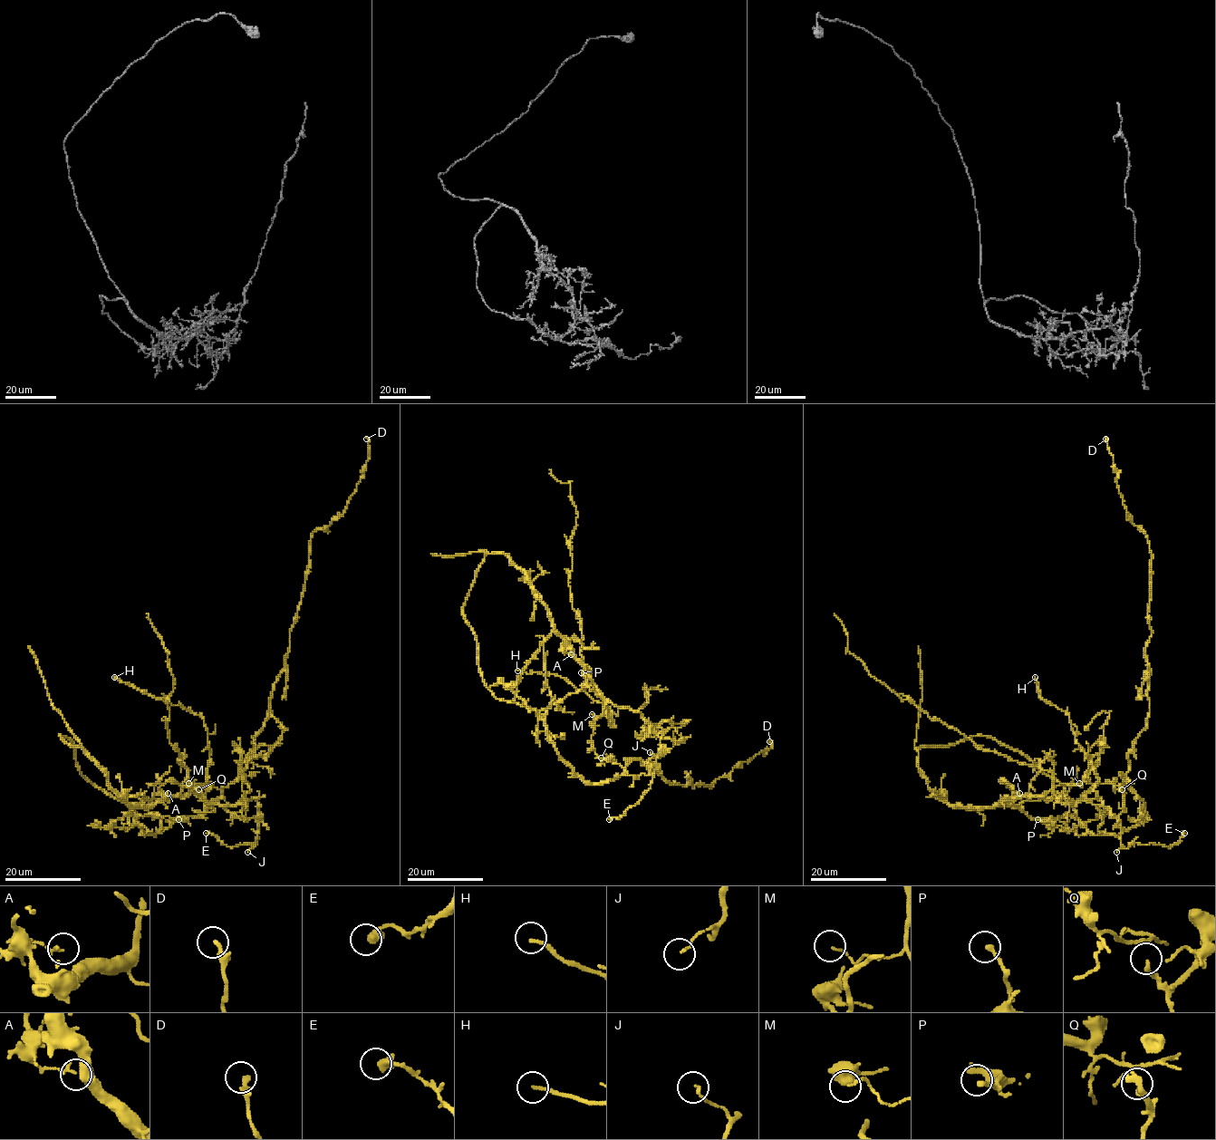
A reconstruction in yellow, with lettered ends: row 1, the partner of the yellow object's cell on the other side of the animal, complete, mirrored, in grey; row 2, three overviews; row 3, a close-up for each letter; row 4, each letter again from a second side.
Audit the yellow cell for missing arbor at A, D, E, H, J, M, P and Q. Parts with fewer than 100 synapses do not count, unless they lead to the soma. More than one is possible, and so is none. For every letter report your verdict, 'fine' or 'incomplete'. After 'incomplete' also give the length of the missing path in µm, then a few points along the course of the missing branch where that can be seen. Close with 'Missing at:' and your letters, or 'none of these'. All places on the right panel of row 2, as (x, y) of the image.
A: fine
D: fine
E: fine
H: fine
J: fine
M: fine
P: fine
Q: fine
Missing at: none of these

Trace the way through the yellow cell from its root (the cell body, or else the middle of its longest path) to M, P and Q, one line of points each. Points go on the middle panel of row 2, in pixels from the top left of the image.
M: (558, 754), (546, 725), (512, 690), (525, 664), (553, 632), (565, 642), (605, 703), (603, 717), (592, 714)
P: (558, 754), (540, 711), (576, 692), (585, 682), (581, 672)
Q: (558, 754), (577, 777), (593, 784), (617, 778), (624, 772), (612, 758), (601, 758)

